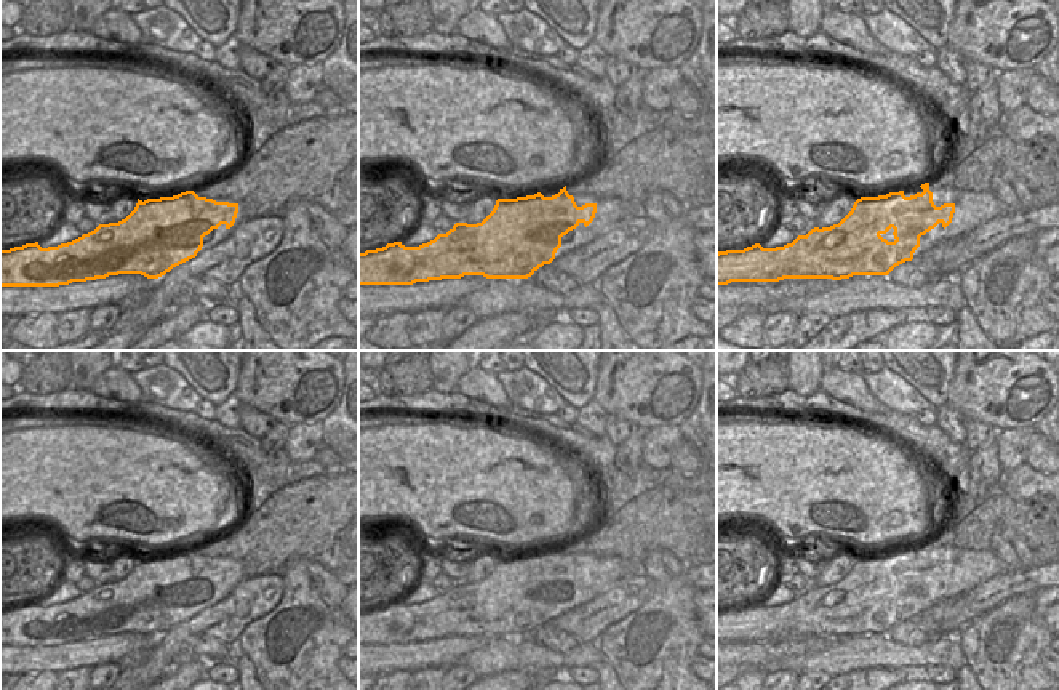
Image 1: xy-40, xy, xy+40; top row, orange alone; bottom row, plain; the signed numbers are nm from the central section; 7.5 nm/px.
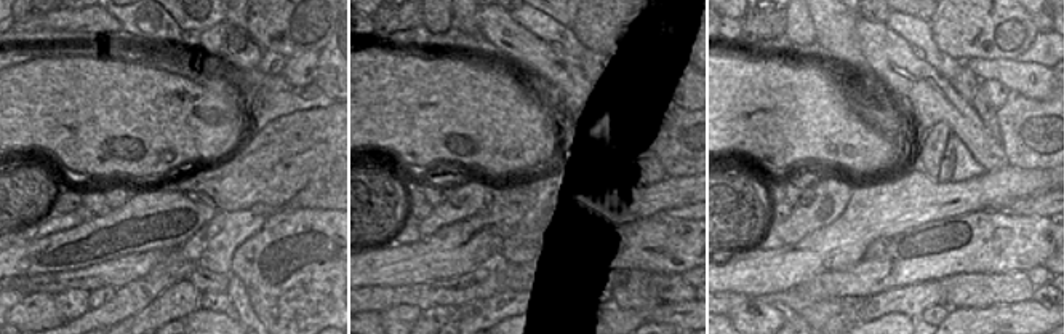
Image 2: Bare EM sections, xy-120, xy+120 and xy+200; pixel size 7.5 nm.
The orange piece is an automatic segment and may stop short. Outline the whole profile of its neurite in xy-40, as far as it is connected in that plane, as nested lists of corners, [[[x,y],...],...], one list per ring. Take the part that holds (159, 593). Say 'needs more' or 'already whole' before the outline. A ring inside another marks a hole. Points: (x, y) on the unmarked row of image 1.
needs more; [[[194,549],[144,560],[138,557],[125,578],[99,583],[72,600],[48,607],[35,600],[0,608],[0,645],[59,645],[118,632],[158,637],[227,597],[245,578],[245,567],[238,560],[198,556]]]

